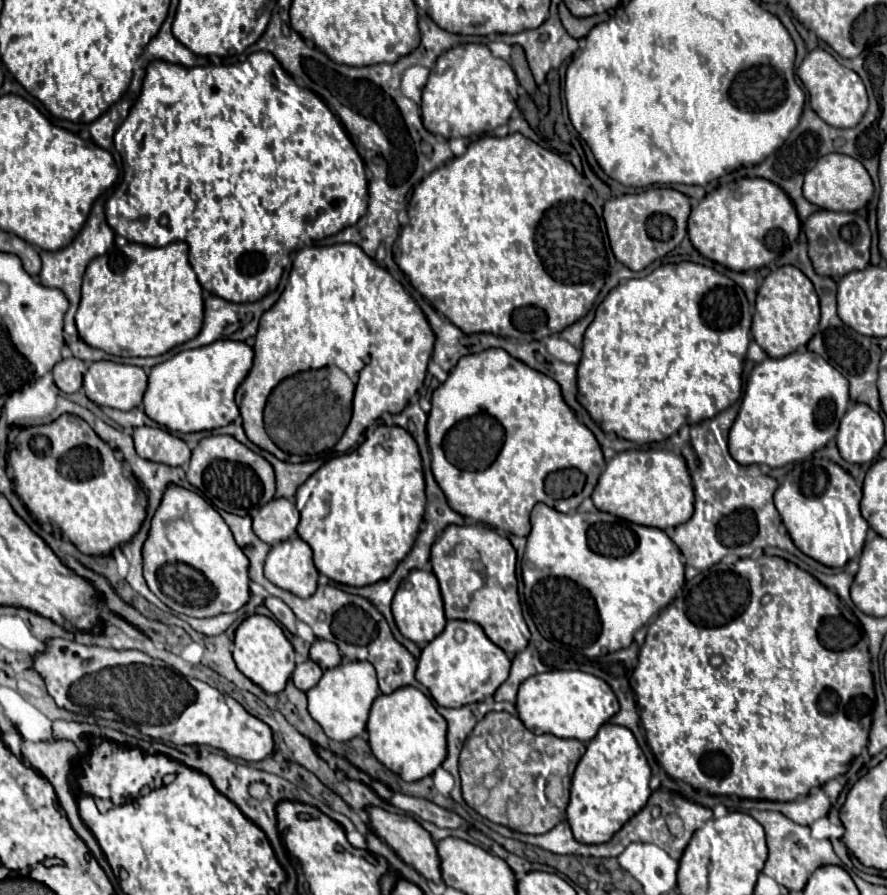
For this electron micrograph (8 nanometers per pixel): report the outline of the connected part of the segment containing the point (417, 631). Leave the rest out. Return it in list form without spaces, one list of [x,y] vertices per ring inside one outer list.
[[[414,570],[410,576],[400,584],[394,600],[392,600],[392,614],[400,634],[412,640],[418,648],[424,648],[430,640],[434,640],[446,626],[442,596],[438,588],[438,580],[428,570]]]

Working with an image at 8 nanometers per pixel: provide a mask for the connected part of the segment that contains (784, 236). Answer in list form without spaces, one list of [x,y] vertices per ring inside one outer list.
[[[741,178],[706,194],[688,218],[692,246],[712,262],[744,272],[768,266],[800,234],[800,220],[794,204],[770,180]]]

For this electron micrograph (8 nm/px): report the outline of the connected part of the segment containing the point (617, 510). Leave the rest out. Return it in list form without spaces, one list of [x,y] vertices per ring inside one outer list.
[[[659,448],[618,452],[602,472],[592,502],[602,512],[650,528],[666,530],[684,524],[694,512],[694,490],[686,460],[672,450]]]

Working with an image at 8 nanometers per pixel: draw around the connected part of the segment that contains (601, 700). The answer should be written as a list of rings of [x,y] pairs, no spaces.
[[[552,670],[524,680],[518,690],[516,710],[520,720],[534,734],[554,734],[558,738],[578,738],[588,742],[598,728],[618,712],[618,700],[610,686],[580,670]]]

